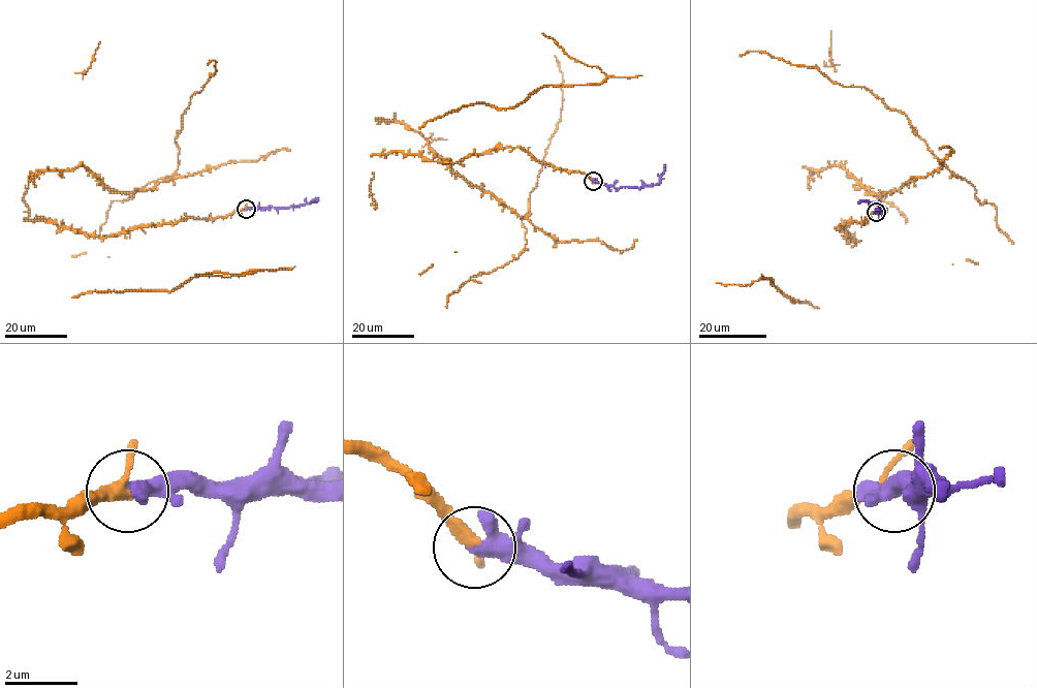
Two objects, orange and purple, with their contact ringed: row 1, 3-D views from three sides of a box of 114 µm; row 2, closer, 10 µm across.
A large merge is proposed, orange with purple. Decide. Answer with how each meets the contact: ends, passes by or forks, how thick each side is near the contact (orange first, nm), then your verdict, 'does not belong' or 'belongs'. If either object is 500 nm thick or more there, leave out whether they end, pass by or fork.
calibres 280 and 500 nm; belongs

